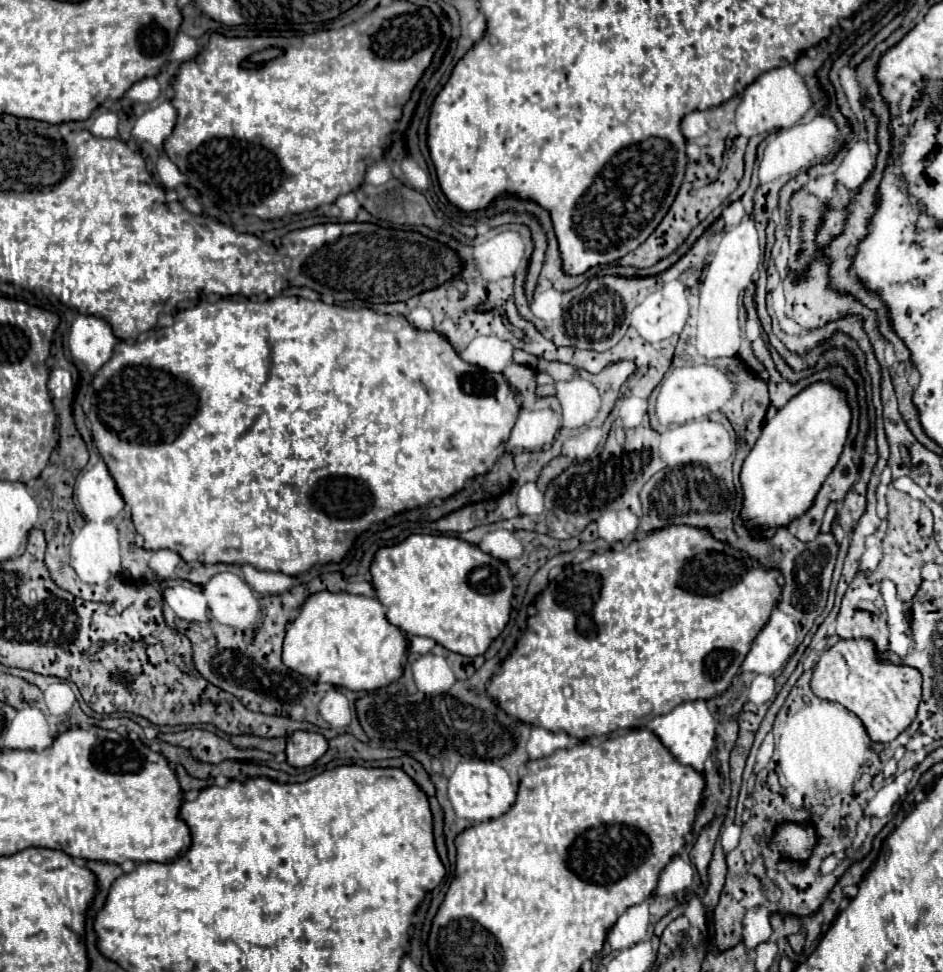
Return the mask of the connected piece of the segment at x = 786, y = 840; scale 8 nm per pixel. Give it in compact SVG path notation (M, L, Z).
M783 825L783 829L775 833L773 843L785 857L807 861L807 853L811 853L811 845L815 845L815 833L811 833L811 825Z

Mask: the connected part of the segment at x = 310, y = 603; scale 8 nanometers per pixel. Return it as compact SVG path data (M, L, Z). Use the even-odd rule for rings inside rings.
M321 591L311 595L303 603L299 617L289 625L283 643L283 663L289 669L321 683L333 683L337 687L347 687L351 691L375 691L391 685L403 675L407 645L409 645L407 635L387 621L385 607L379 603L379 599L351 593Z

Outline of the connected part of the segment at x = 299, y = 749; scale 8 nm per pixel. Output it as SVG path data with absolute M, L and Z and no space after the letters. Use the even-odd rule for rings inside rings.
M295 731L287 739L287 763L293 767L309 767L327 751L327 739L321 733Z

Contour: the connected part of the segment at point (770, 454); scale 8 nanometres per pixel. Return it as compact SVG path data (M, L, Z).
M815 381L801 393L791 397L787 405L765 423L761 437L747 455L741 469L743 509L741 517L749 527L761 525L765 537L771 537L777 527L789 525L795 517L805 513L825 477L831 473L843 451L851 427L851 409L845 389Z

